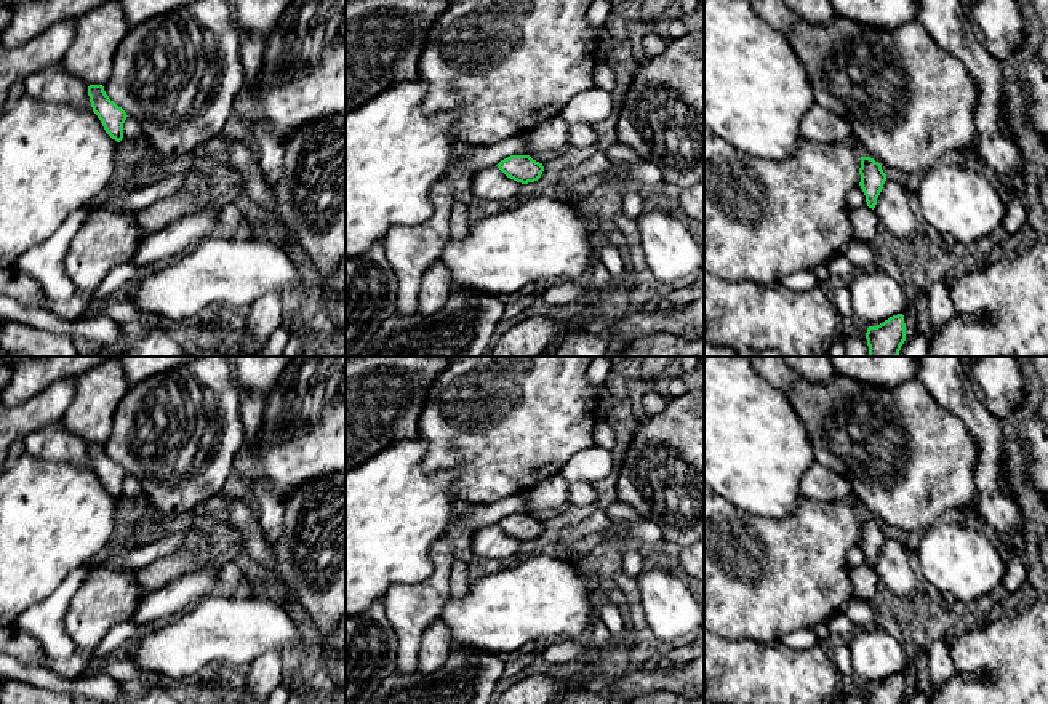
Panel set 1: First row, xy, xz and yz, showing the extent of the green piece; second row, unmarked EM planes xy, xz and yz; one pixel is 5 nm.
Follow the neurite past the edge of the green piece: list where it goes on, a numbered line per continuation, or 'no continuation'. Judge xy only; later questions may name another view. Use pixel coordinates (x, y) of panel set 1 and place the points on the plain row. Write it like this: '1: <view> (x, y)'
no continuation

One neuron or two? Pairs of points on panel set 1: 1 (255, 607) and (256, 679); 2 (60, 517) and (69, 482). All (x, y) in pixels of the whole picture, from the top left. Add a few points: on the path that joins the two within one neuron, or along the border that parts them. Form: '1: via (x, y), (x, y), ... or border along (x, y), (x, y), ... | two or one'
1: border along (282, 653), (264, 652), (239, 671) | two
2: via (64, 509), (69, 503), (69, 490) | one

